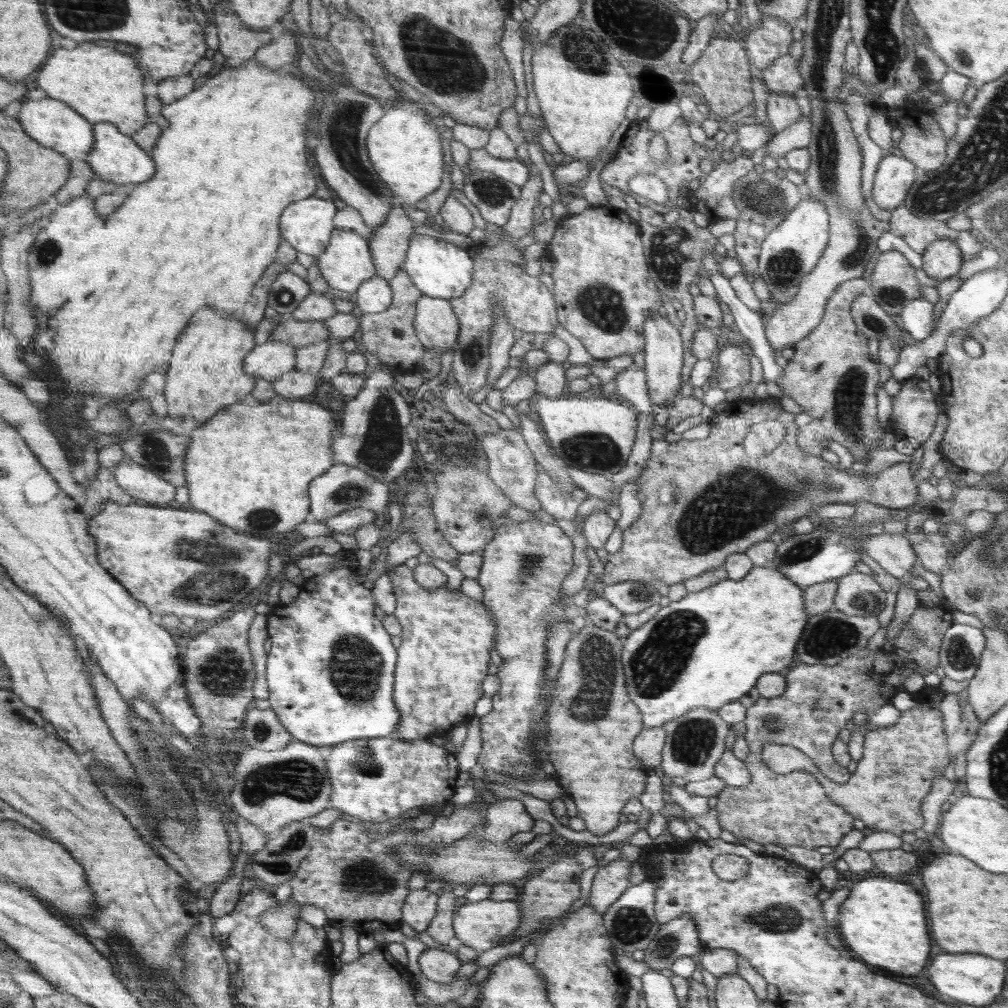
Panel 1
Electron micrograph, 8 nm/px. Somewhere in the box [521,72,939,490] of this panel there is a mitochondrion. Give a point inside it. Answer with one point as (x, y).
(827, 144)

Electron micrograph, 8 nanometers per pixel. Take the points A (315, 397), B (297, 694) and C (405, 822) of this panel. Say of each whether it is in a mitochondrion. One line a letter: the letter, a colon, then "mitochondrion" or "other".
A: other
B: other
C: other

